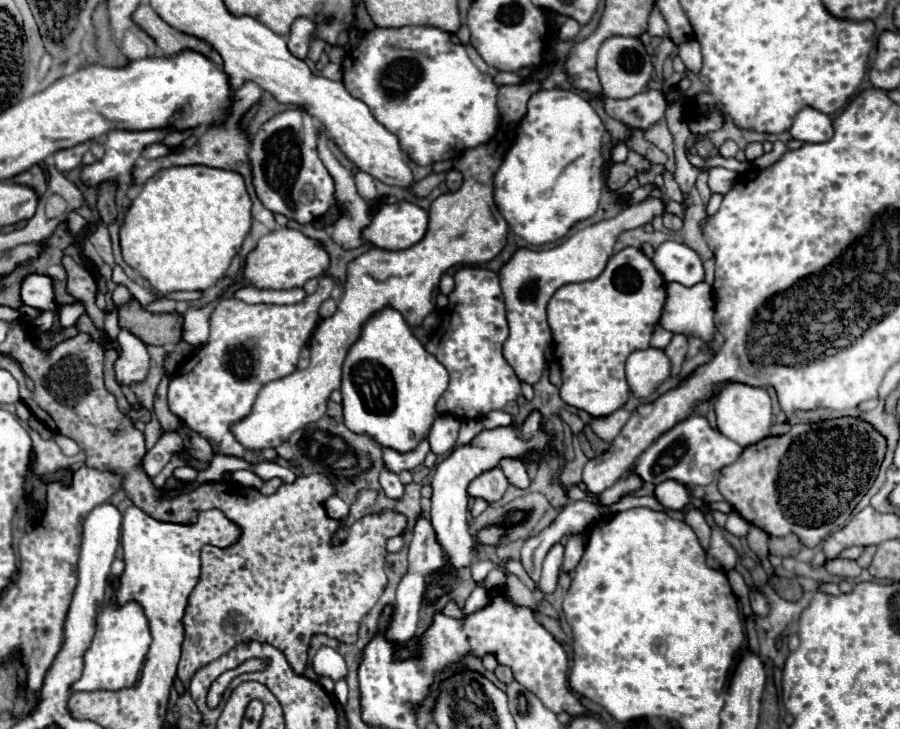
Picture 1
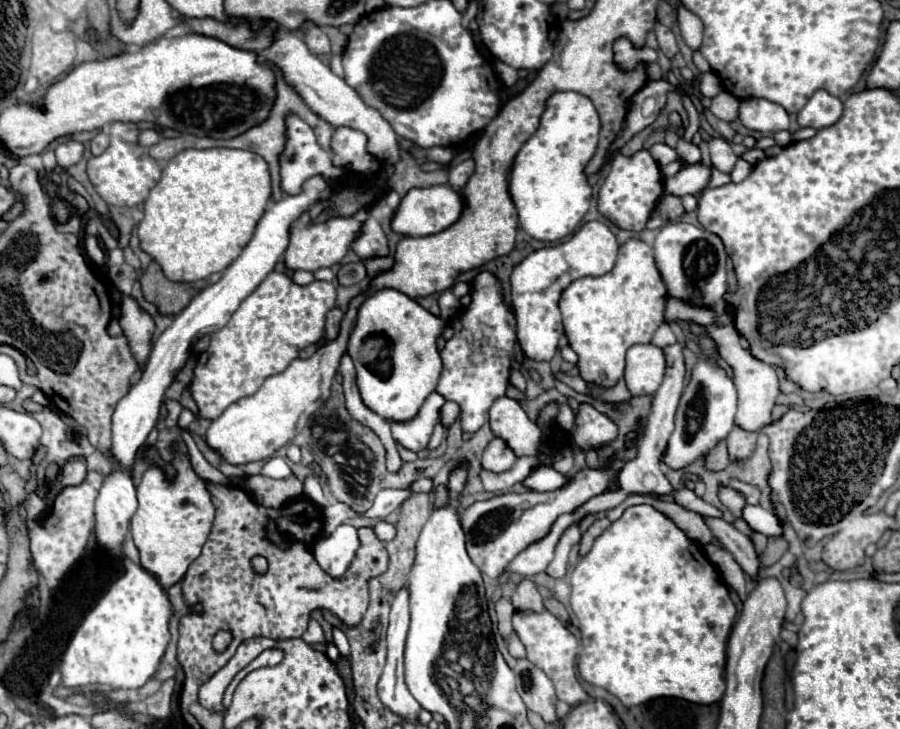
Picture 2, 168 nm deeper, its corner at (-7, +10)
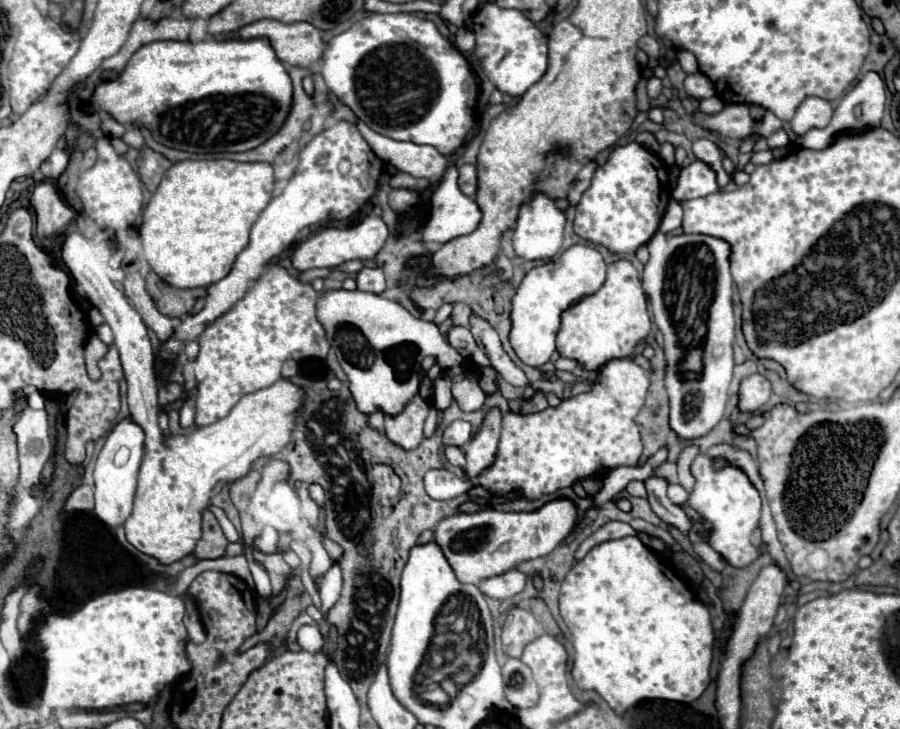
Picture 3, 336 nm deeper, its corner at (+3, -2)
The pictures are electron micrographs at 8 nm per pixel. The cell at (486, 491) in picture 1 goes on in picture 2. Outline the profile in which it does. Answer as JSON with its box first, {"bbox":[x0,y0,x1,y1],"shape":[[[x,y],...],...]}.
{"bbox":[481,437,517,473],"shape":[[[493,437],[487,443],[483,457],[481,457],[483,469],[489,469],[493,473],[503,473],[503,471],[511,469],[515,461],[517,461],[515,453],[511,451],[511,447],[501,437]]]}

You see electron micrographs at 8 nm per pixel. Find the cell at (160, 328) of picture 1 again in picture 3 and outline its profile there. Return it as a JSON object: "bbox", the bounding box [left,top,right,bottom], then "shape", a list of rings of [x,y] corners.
{"bbox":[147,275,205,317],"shape":[[[147,275],[147,291],[153,297],[157,309],[167,317],[183,317],[191,313],[195,299],[205,295],[205,289],[175,289],[163,281],[157,281],[157,275]]]}

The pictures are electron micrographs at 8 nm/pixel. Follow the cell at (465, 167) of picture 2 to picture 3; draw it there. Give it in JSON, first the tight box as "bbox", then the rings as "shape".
{"bbox":[457,165,477,197],"shape":[[[461,165],[457,183],[459,183],[463,195],[473,197],[475,191],[477,191],[477,171],[475,171],[475,165]]]}

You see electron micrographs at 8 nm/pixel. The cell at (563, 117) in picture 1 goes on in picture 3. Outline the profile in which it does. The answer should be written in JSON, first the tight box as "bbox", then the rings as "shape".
{"bbox":[513,191,567,261],"shape":[[[535,191],[533,199],[529,199],[529,203],[523,203],[519,207],[517,225],[513,229],[513,247],[515,247],[515,253],[519,257],[527,259],[527,261],[555,257],[559,253],[559,249],[561,249],[561,243],[563,243],[565,223],[567,223],[567,217],[555,205],[555,199],[551,199],[543,191]]]}

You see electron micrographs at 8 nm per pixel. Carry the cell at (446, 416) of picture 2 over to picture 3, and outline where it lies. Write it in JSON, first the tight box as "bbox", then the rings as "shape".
{"bbox":[433,373,453,411],"shape":[[[441,373],[437,379],[435,379],[435,395],[433,395],[433,405],[437,411],[445,411],[453,401],[453,395],[451,395],[451,377]]]}

